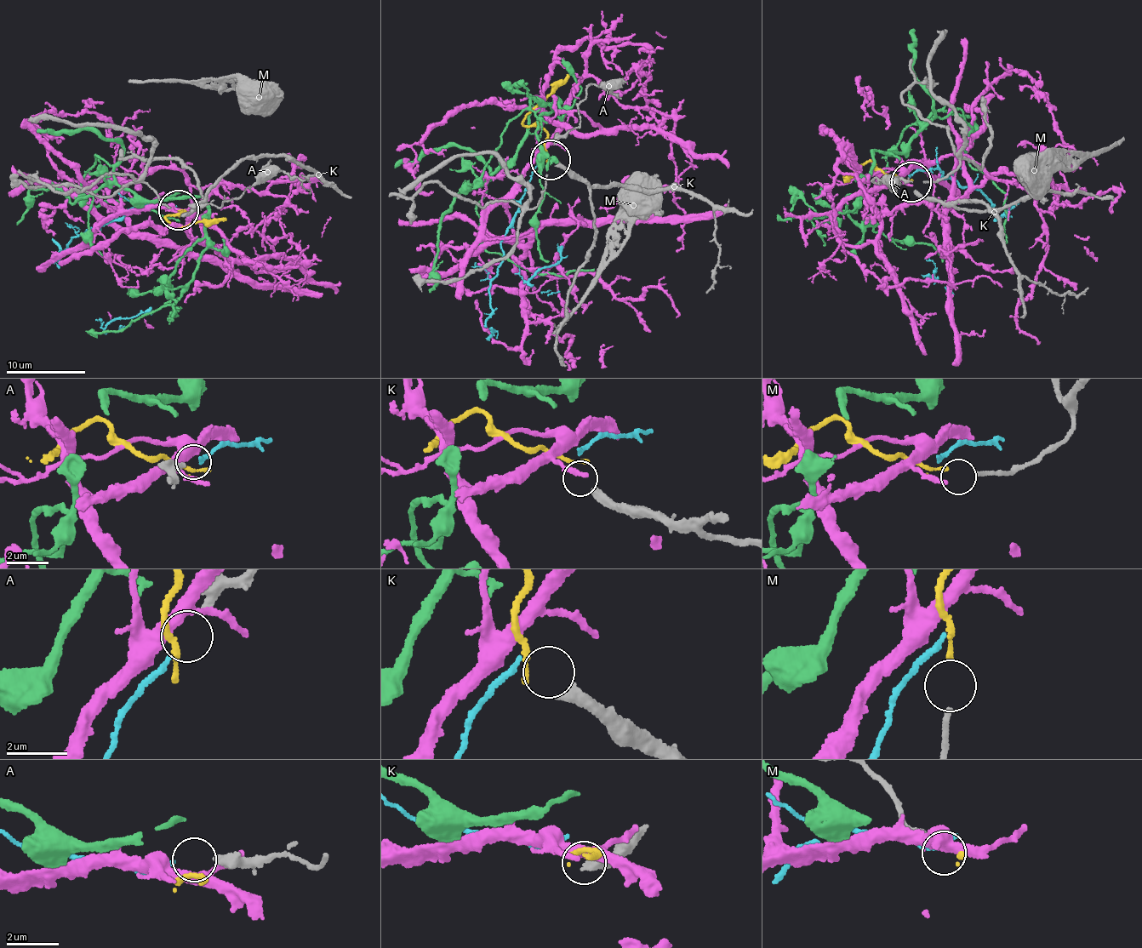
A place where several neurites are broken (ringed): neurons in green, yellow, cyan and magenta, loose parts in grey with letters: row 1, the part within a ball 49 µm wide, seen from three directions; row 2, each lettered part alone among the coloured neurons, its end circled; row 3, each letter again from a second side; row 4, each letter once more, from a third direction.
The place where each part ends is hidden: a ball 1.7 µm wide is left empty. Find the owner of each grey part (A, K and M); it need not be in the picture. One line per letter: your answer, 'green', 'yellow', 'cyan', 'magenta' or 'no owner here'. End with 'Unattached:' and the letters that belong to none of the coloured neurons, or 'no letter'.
A: cyan
K: no owner here
M: yellow
Unattached: K

